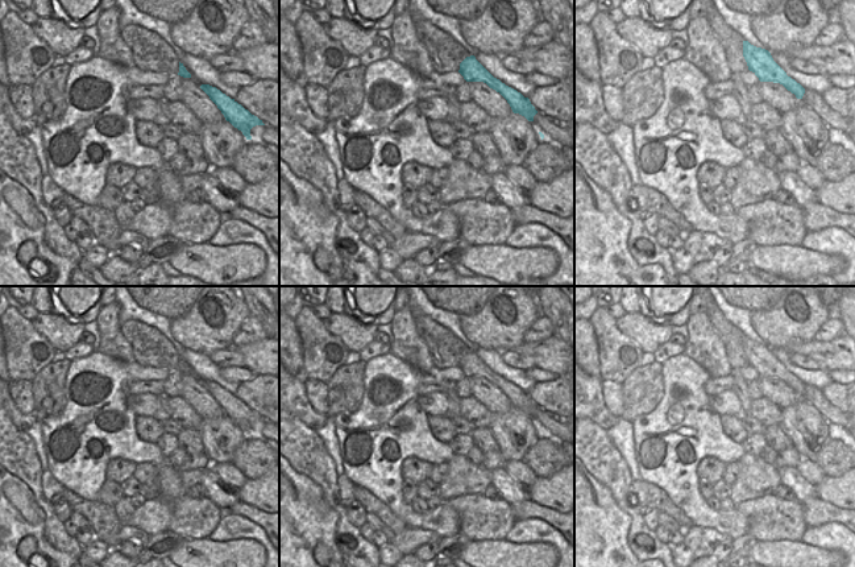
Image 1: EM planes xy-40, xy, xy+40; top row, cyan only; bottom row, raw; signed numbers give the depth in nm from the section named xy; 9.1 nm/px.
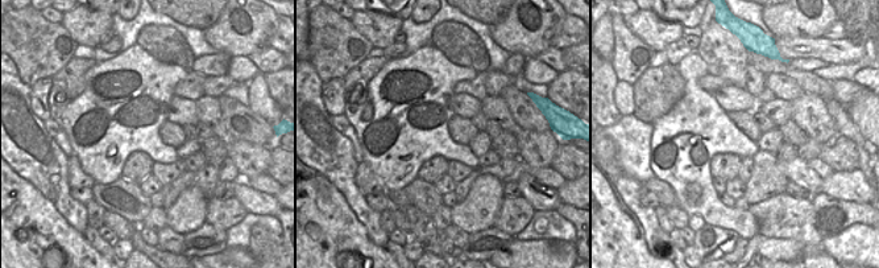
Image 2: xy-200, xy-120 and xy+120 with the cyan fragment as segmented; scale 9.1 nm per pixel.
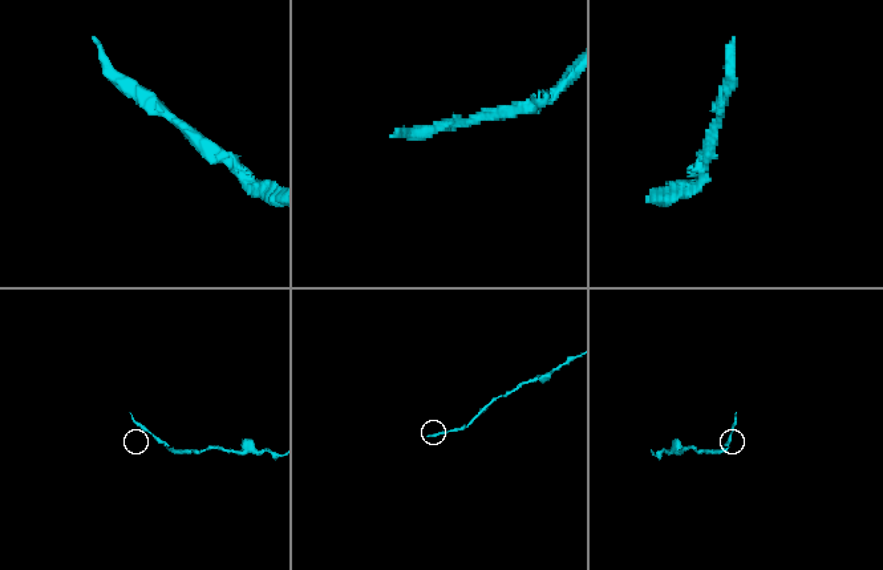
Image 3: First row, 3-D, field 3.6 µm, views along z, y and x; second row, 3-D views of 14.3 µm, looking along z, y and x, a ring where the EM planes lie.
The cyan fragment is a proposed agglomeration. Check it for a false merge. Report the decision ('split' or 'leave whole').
leave whole

